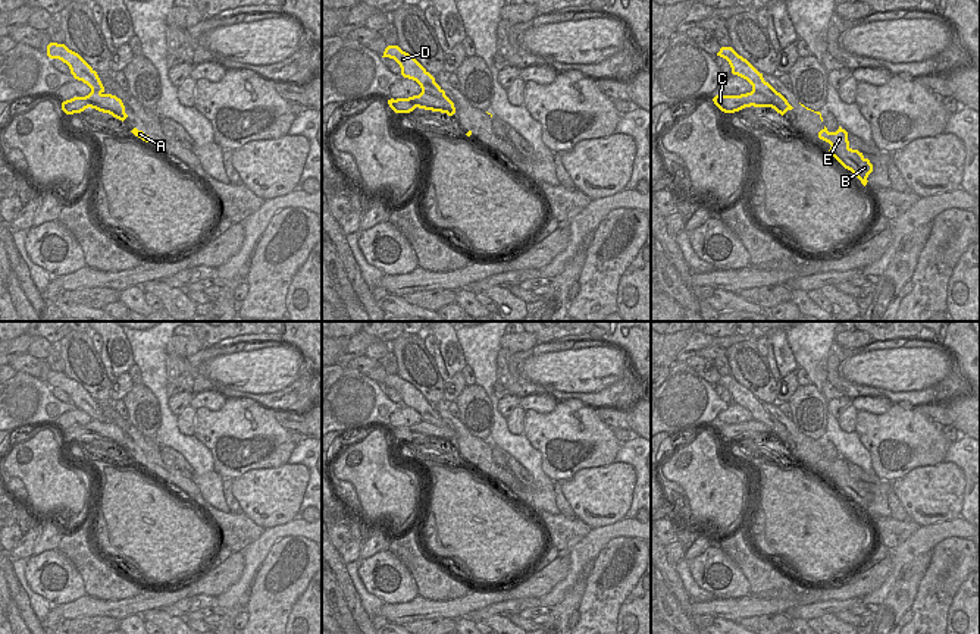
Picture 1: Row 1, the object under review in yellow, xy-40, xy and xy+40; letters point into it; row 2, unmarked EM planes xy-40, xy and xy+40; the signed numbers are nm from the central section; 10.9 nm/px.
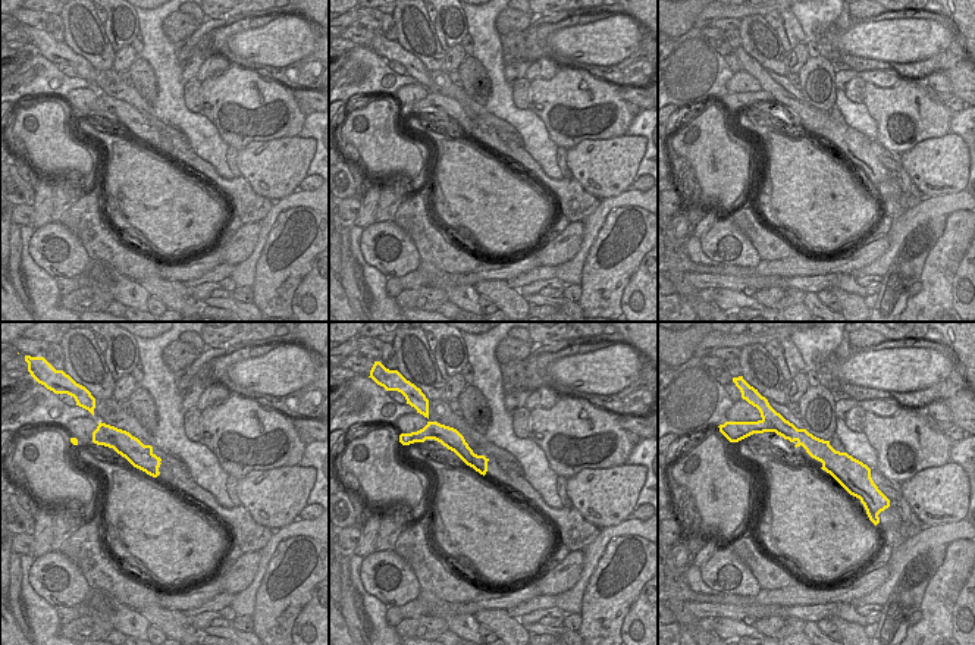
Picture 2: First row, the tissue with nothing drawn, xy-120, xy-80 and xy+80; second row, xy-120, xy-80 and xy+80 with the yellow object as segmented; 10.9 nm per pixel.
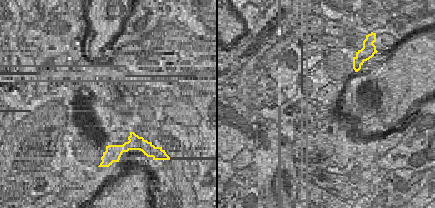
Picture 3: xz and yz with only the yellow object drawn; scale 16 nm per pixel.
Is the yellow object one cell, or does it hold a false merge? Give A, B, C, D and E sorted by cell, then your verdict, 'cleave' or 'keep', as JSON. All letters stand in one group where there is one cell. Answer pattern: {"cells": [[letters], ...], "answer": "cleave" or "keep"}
{"cells": [["A", "C"], ["B", "D", "E"]], "answer": "cleave"}

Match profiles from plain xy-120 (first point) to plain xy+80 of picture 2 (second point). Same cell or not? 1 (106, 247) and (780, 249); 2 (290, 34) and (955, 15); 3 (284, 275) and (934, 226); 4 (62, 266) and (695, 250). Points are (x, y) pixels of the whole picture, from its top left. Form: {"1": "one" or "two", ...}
{"1": "one", "2": "two", "3": "two", "4": "two"}

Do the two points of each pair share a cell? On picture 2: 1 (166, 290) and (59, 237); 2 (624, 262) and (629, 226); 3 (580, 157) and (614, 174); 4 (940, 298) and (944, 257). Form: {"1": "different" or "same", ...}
{"1": "different", "2": "same", "3": "same", "4": "same"}

